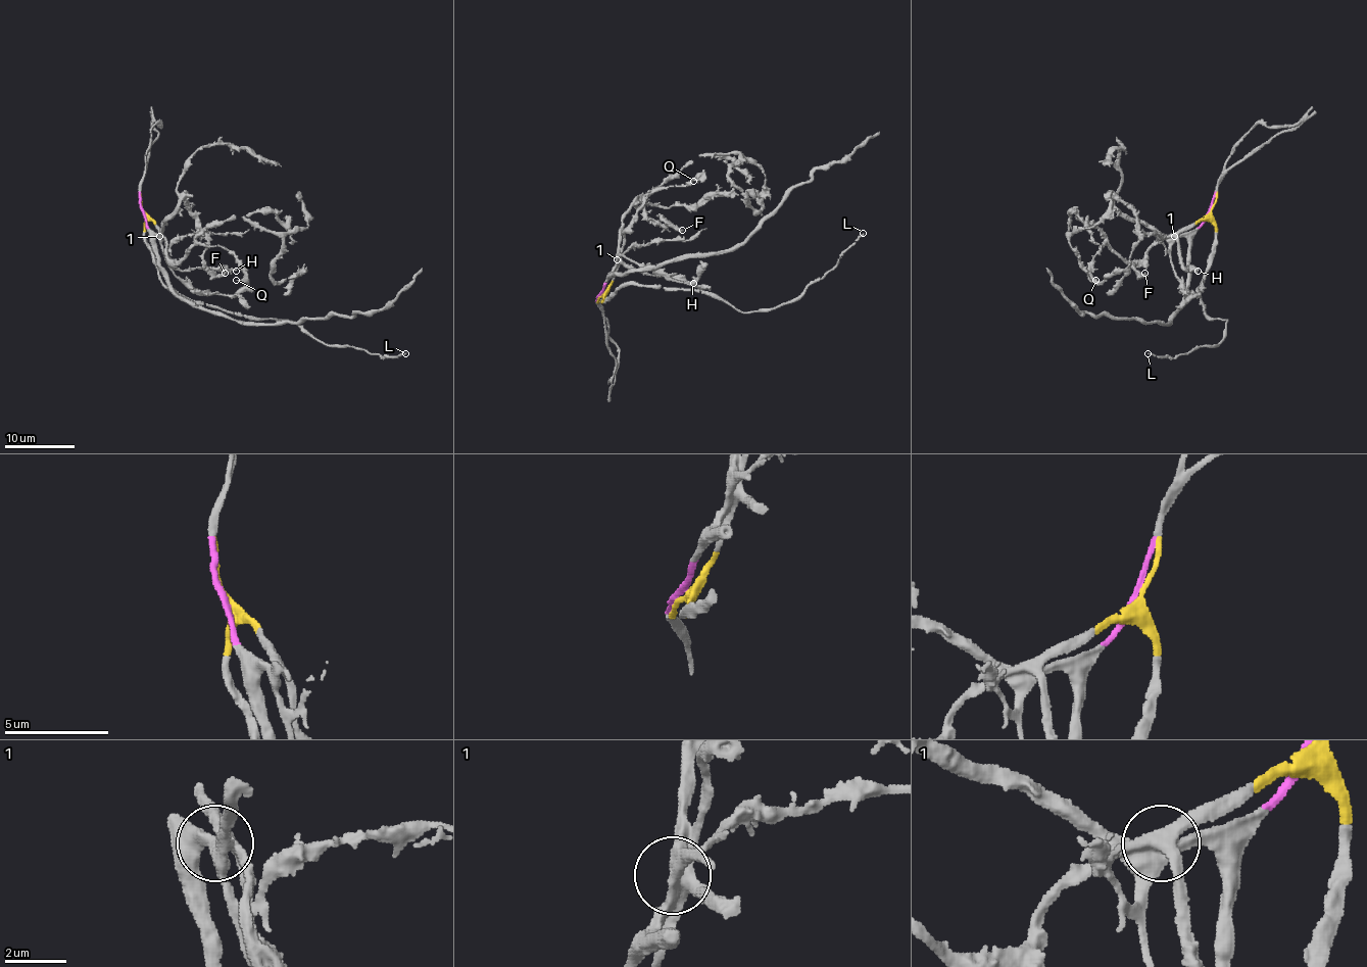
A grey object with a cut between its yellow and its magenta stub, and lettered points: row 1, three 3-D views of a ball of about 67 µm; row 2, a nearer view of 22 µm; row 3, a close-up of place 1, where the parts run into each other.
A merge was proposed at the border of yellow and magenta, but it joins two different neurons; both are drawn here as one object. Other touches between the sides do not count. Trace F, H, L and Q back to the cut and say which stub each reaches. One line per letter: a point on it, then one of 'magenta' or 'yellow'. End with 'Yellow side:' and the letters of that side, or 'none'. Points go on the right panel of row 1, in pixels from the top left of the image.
F: place (1144, 273); magenta
H: place (1198, 271); yellow
L: place (1148, 353); yellow
Q: place (1095, 280); yellow
Yellow side: H, L, Q

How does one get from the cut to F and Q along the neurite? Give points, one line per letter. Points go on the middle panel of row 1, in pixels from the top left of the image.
F: (600, 295), (617, 262), (622, 214), (635, 199), (651, 222), (664, 224), (662, 214), (683, 231)
Q: (600, 295), (613, 280), (623, 231), (635, 211), (653, 192), (684, 187), (691, 180), (702, 178), (693, 180)

